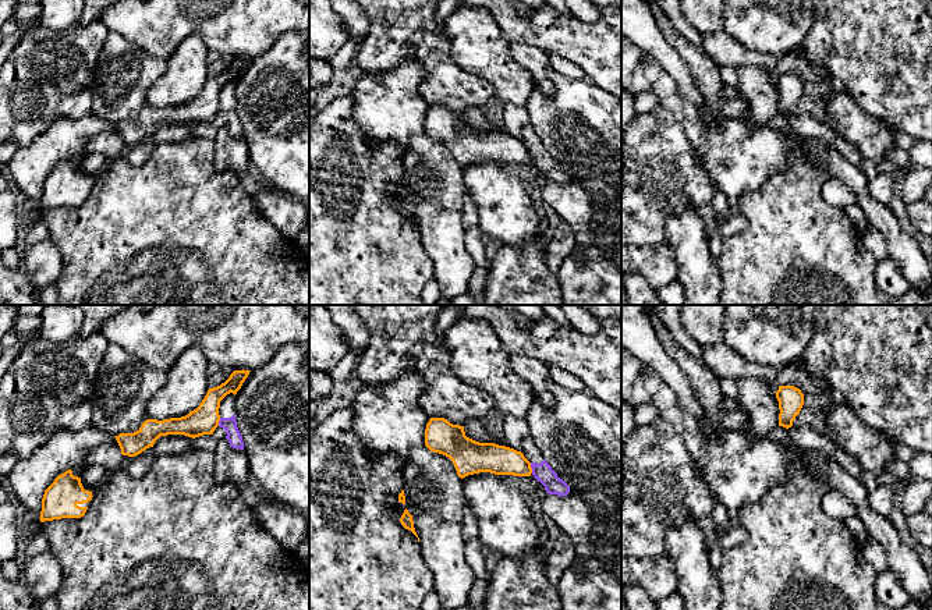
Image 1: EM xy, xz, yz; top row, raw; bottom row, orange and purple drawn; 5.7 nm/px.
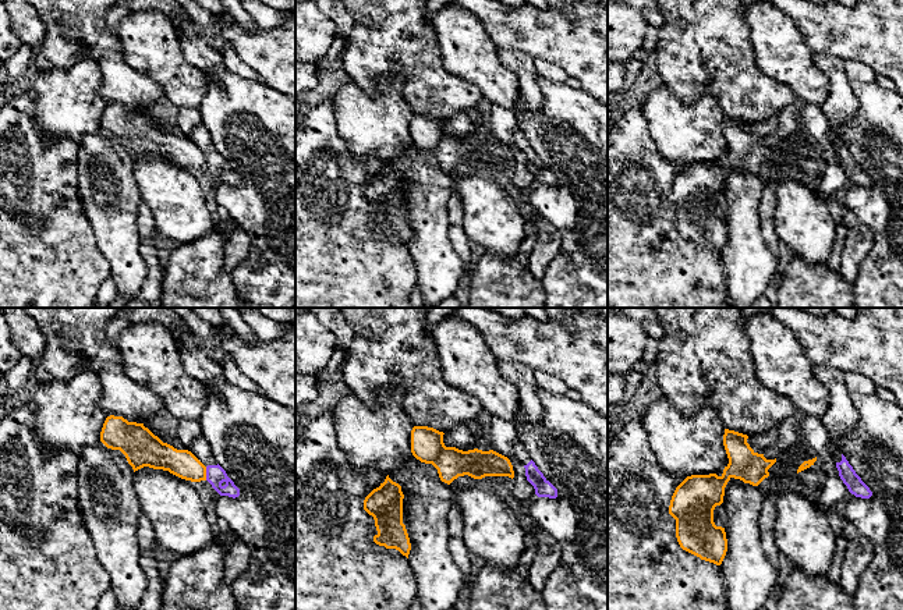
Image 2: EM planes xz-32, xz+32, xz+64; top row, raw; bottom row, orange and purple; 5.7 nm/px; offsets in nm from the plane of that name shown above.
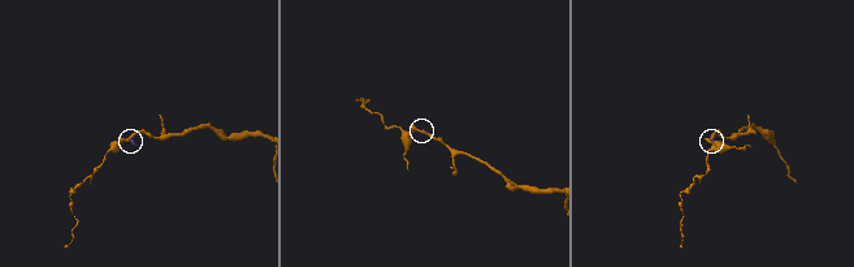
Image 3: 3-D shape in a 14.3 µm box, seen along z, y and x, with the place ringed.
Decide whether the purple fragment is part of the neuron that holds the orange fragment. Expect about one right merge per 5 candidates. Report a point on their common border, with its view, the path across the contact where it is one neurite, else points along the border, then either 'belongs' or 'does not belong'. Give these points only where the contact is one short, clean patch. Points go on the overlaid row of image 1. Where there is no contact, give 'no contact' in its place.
xz (531, 468) | along xz (530, 463), (532, 472) | does not belong

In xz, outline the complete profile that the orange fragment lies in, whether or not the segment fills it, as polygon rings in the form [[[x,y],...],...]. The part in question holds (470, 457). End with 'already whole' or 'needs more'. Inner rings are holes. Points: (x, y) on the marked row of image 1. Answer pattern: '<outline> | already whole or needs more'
[[[430,418],[425,429],[425,446],[449,457],[463,479],[479,472],[531,476],[531,462],[521,451],[495,443],[479,443],[465,436],[464,426],[444,418]]] | already whole

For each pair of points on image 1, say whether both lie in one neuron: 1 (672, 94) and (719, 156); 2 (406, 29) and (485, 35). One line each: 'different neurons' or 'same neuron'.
1: same neuron
2: different neurons

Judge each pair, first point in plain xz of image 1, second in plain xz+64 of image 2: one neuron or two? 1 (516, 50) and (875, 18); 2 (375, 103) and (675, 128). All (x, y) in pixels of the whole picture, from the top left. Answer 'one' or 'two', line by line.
1: two
2: one

